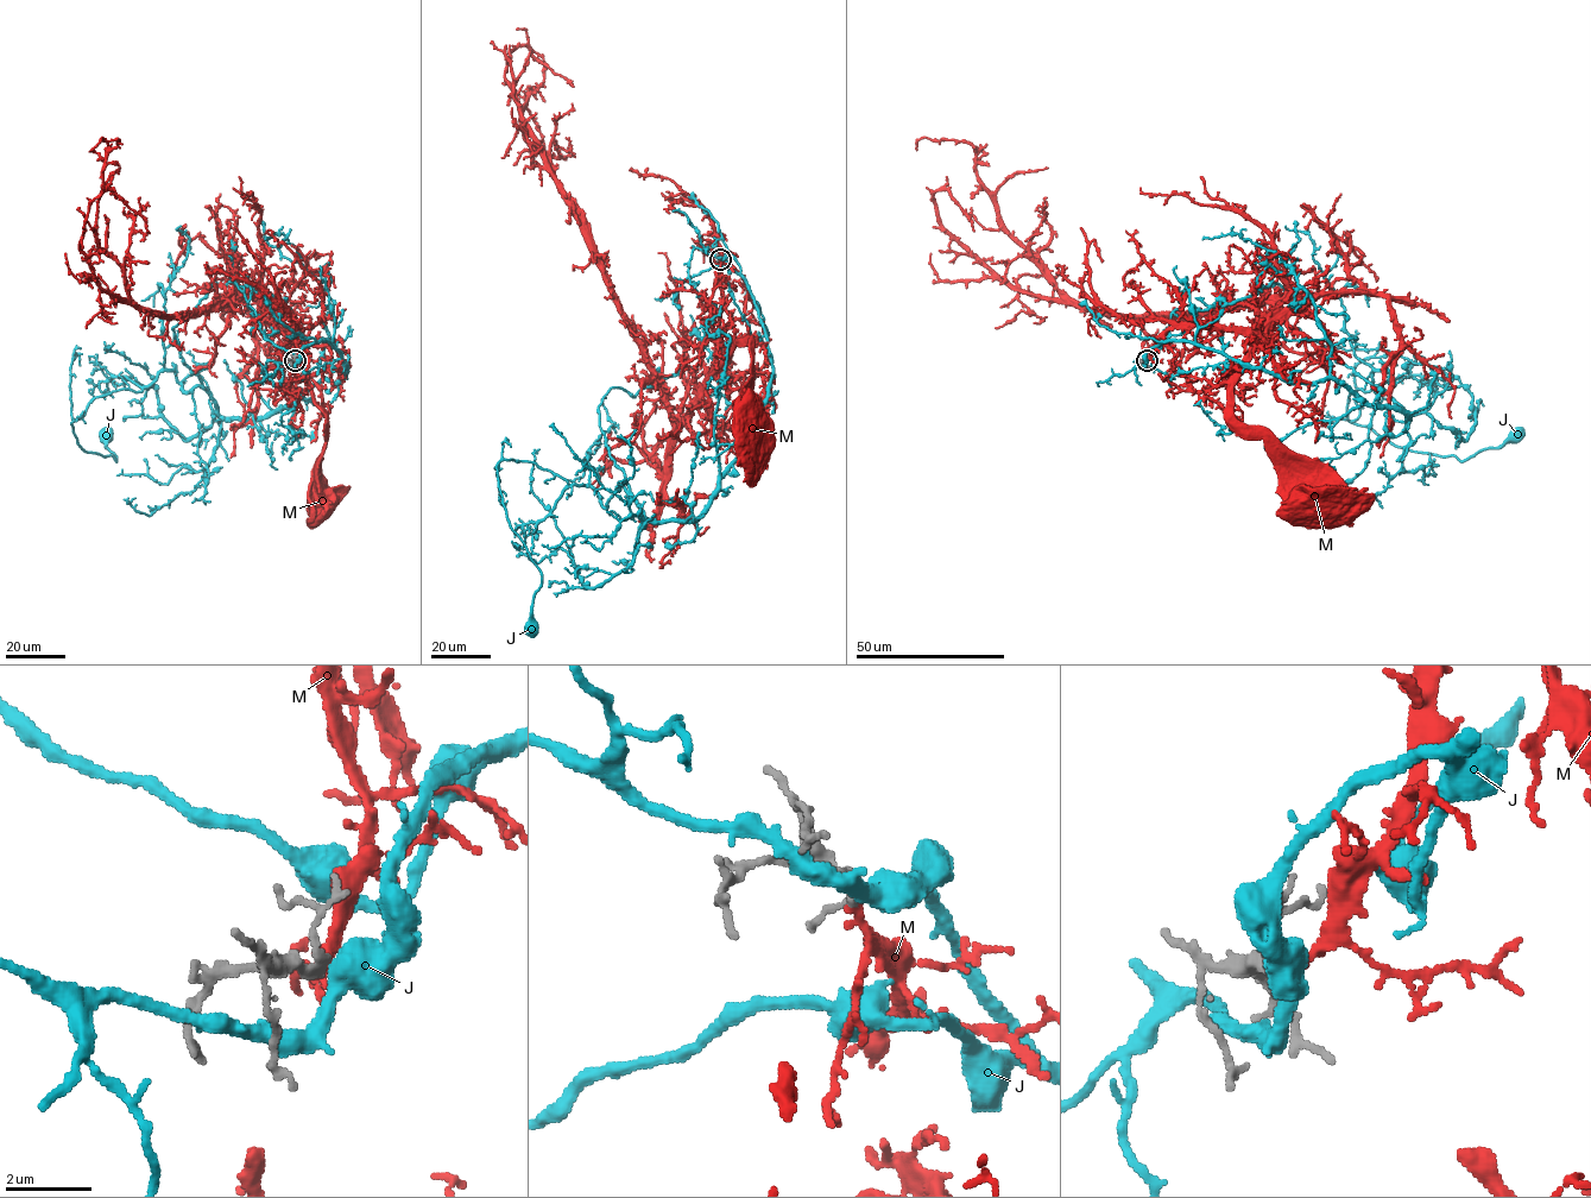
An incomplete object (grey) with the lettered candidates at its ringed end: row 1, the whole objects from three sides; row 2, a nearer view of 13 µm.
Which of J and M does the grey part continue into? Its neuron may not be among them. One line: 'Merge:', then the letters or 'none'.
Merge: M

